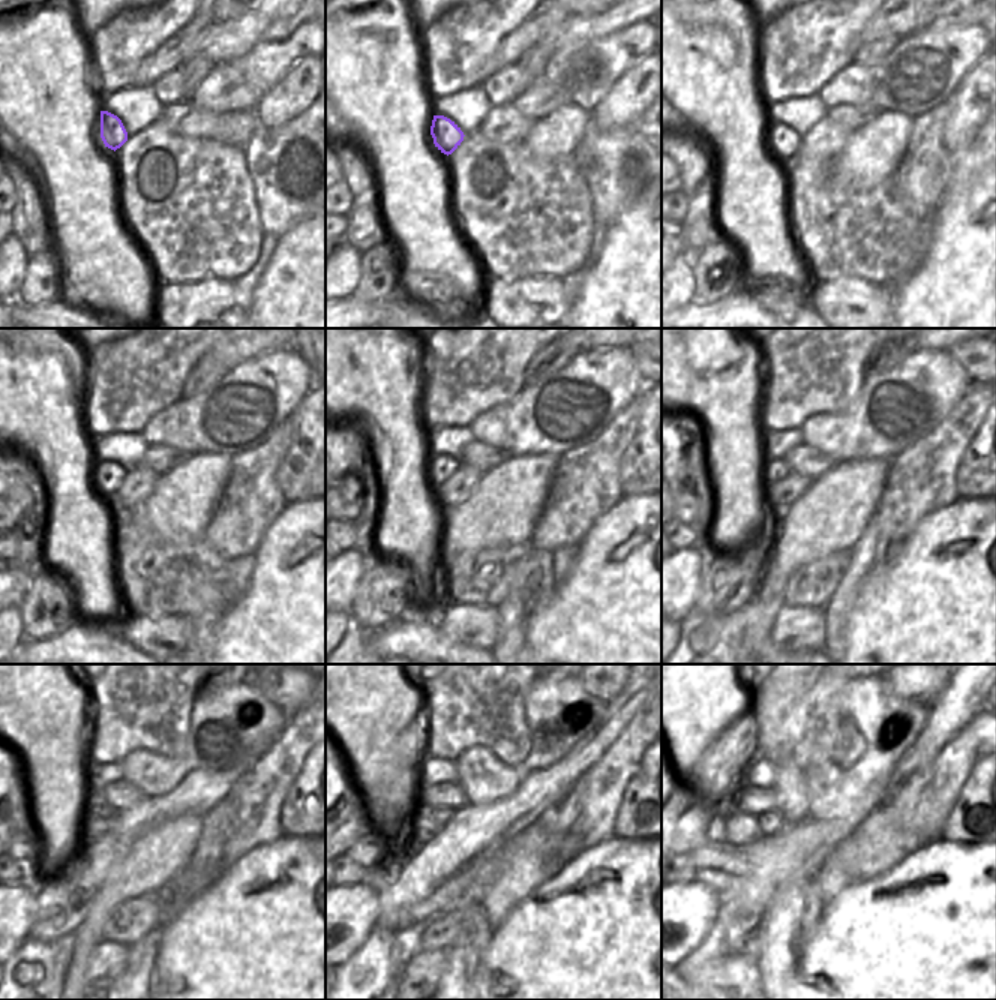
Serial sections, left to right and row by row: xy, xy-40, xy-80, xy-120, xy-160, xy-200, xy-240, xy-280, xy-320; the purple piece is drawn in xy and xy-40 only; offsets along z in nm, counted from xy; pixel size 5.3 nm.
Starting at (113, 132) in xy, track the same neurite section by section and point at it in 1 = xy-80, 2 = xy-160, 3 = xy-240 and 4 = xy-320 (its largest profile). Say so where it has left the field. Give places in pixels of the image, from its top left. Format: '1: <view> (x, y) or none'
1: xy-80 (783, 141)
2: xy-160 (440, 467)
3: xy-240 (98, 811)
4: xy-320 (770, 822)

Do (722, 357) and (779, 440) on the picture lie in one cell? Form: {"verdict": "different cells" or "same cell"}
{"verdict": "different cells"}

